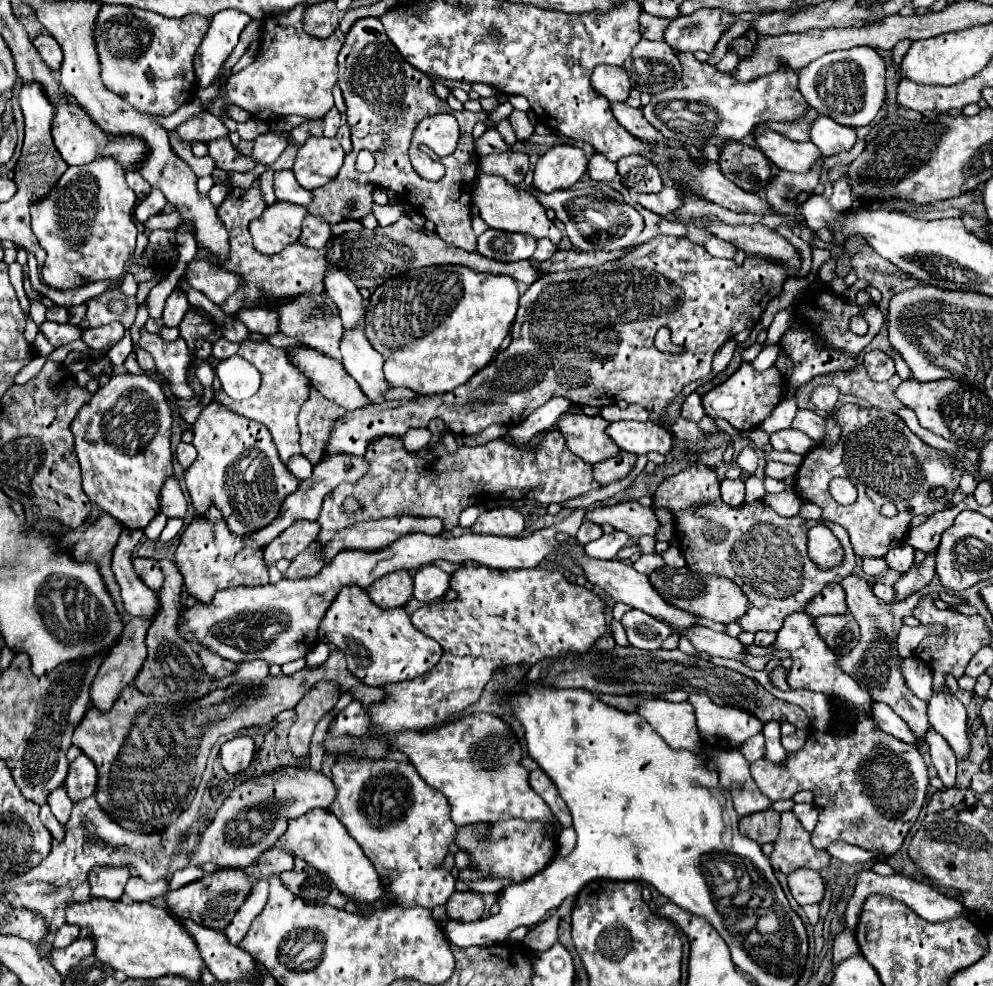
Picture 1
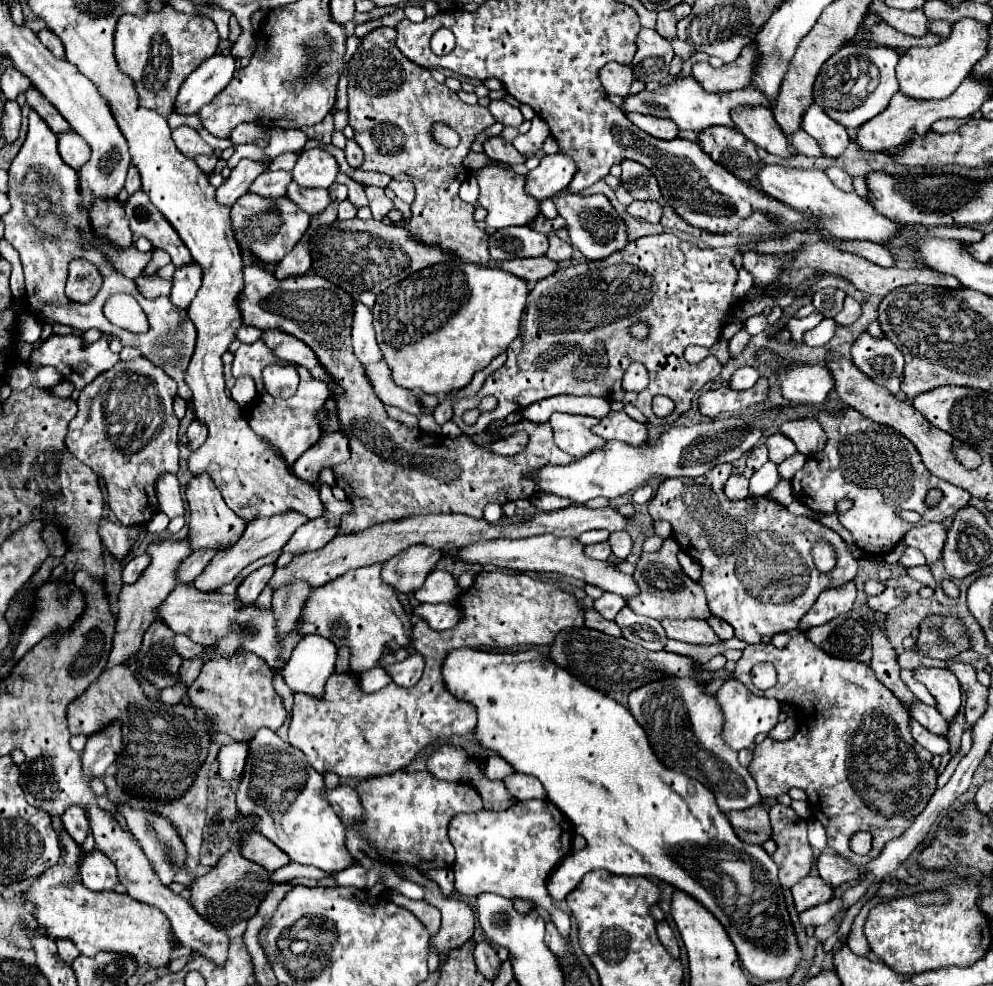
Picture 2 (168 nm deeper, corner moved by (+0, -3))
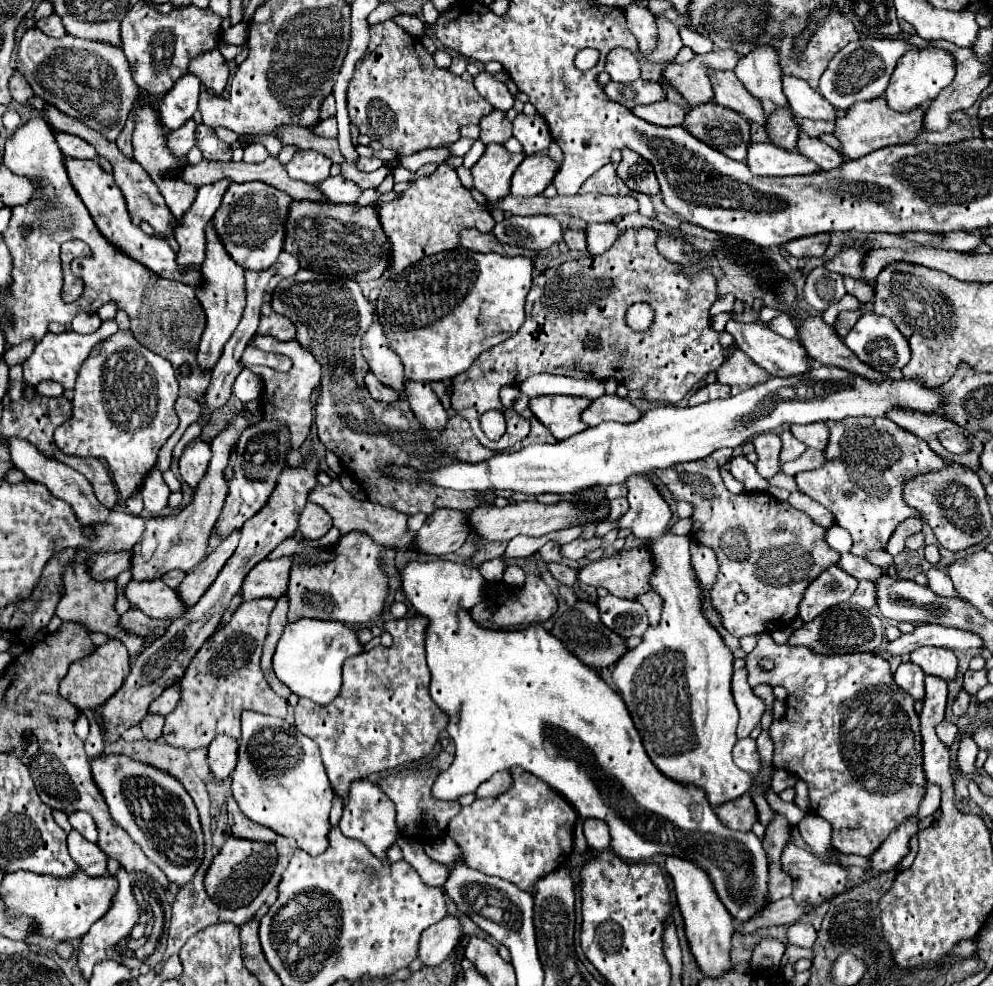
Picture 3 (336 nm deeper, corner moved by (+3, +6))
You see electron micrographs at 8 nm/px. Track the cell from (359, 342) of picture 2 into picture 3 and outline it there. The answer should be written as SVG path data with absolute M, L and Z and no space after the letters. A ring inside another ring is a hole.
M374 319L370 329L362 337L362 355L366 357L370 371L384 383L394 387L396 391L402 391L404 385L404 369L398 359L398 355L390 349L386 335L380 327L380 323Z

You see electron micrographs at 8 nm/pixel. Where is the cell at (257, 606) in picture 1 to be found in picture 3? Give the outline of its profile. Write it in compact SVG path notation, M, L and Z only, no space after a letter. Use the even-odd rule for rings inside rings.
M162 579L150 583L130 581L124 593L130 603L134 603L142 613L154 619L174 621L178 617L184 617L188 611L186 603L178 597L178 593L172 591Z

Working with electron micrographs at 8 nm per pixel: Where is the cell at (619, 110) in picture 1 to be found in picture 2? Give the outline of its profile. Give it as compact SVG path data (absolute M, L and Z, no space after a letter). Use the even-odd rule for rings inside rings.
M627 114L627 118L637 126L641 128L643 132L655 136L655 138L661 138L661 140L673 140L677 138L679 134L679 128L675 122L667 120L667 118L657 118L657 116L649 116L649 114Z

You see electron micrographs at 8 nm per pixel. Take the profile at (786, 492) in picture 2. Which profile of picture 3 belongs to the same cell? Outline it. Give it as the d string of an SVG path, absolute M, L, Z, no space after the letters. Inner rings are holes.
M762 433L762 435L754 437L752 443L754 443L756 453L758 453L756 469L766 481L770 481L782 469L782 463L780 463L780 449L782 449L780 435L776 435L776 433Z

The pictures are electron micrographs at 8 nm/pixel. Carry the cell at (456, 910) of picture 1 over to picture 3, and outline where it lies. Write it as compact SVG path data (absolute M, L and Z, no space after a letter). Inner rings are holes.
M446 915L442 921L422 933L418 957L424 961L424 965L438 965L454 951L460 937L462 923L458 921L458 917Z

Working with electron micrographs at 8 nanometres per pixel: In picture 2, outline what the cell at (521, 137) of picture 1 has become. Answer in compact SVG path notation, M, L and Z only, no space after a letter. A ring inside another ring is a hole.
M491 100L489 110L495 116L495 120L503 126L521 126L523 122L523 114L519 112L519 108L507 104L505 100Z

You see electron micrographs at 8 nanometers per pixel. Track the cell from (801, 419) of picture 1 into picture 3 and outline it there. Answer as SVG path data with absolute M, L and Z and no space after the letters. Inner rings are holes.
M824 423L790 425L790 433L806 447L812 447L812 449L824 449L828 443L828 427Z

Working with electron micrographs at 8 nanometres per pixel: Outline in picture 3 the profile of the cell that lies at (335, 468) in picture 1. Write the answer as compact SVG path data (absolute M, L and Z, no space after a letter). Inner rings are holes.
M234 531L230 537L226 537L206 559L202 559L190 573L186 573L186 579L182 585L178 585L178 595L186 605L194 605L214 583L214 577L222 571L222 565L230 559L230 553L238 547L238 531Z

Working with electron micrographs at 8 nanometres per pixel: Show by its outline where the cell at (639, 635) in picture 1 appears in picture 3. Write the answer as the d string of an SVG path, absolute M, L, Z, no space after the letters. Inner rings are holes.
M606 595L598 599L598 611L602 623L626 639L642 637L642 633L646 633L646 629L650 627L650 623L646 621L646 611L642 609L642 605L638 605L638 601Z

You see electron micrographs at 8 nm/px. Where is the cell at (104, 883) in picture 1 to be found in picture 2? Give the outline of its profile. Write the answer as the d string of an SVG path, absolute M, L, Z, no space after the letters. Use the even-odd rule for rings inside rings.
M99 850L85 852L81 862L81 882L85 888L101 892L101 890L113 890L117 884L117 872L115 866L105 854Z

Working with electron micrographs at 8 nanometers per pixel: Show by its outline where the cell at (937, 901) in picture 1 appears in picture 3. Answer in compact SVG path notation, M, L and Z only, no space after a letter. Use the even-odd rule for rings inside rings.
M810 813L808 817L804 817L802 823L798 825L798 831L800 831L802 839L804 839L806 845L812 849L814 855L826 857L828 851L832 849L832 845L830 845L832 829L830 829L830 825L828 825L822 817L818 817L816 813Z

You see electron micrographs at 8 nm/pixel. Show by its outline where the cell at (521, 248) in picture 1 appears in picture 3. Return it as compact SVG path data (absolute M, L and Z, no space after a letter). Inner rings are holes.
M510 215L504 221L496 223L492 233L500 243L542 251L548 249L552 243L560 241L562 227L556 217L548 215L534 215L534 217Z

